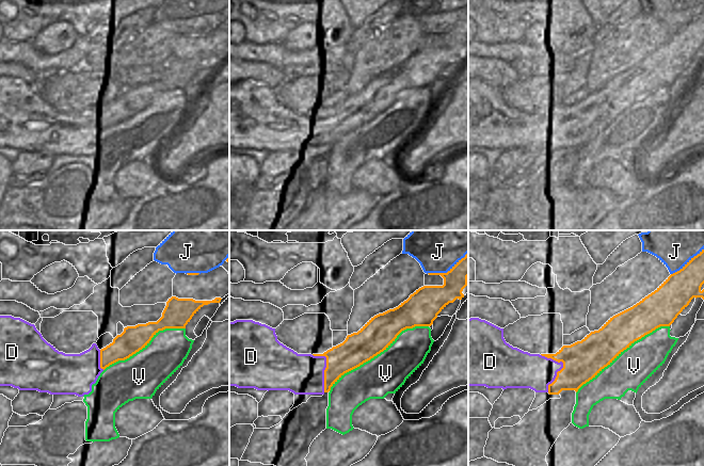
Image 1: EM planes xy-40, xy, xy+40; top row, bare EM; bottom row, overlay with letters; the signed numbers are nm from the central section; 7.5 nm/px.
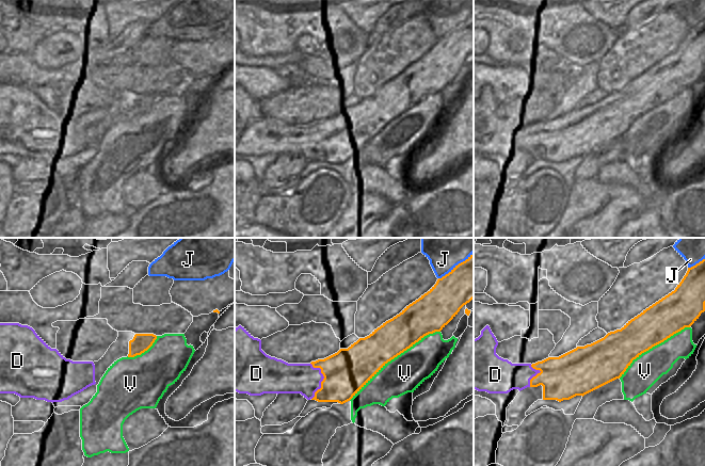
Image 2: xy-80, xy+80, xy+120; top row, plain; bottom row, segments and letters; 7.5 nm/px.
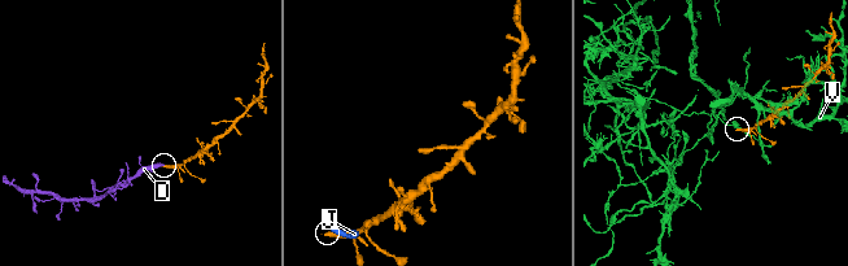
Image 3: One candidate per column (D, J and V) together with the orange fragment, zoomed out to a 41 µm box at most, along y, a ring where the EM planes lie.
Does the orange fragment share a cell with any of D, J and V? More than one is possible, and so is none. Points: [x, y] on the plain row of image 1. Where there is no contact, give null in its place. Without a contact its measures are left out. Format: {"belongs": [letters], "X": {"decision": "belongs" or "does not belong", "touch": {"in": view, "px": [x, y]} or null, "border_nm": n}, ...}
{"belongs": ["D"], "D": {"decision": "belongs", "touch": {"in": "xy+40", "px": [563, 128]}, "border_nm": 300}, "J": {"decision": "does not belong", "touch": {"in": "xy", "px": [448, 32]}, "border_nm": 360}, "V": {"decision": "does not belong", "touch": {"in": "xy", "px": [378, 114]}, "border_nm": 900}}

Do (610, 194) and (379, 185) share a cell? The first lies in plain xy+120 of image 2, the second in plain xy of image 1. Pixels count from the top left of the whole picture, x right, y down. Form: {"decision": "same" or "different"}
{"decision": "different"}

